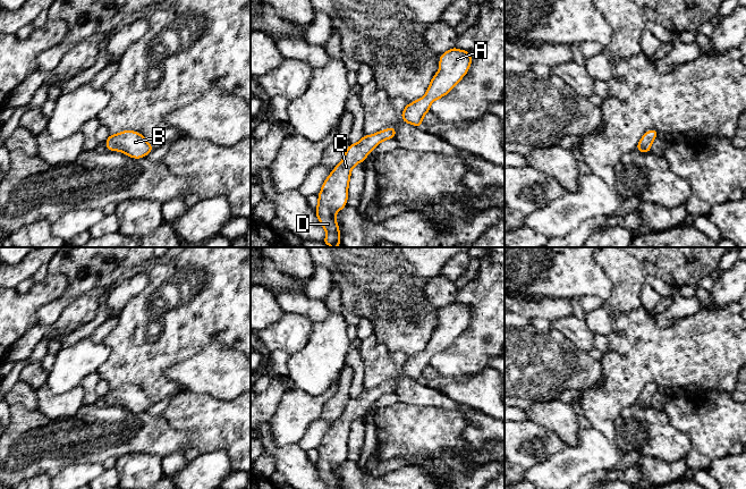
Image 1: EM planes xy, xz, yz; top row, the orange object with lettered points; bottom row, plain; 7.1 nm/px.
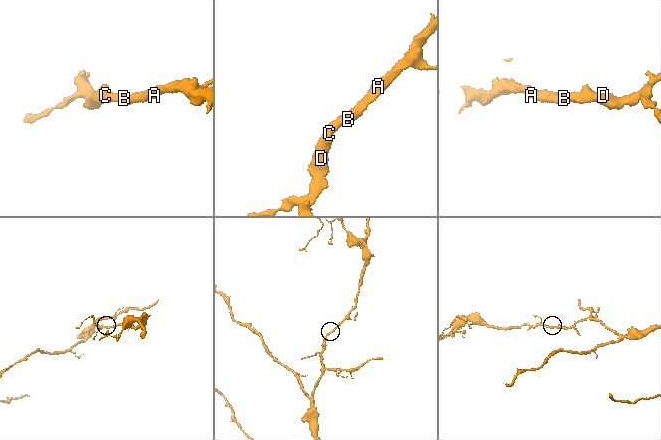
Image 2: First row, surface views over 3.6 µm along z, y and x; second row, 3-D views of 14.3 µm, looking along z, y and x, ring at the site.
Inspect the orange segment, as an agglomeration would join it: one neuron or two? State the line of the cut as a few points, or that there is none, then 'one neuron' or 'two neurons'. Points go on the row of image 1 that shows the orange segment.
cut none; one neuron

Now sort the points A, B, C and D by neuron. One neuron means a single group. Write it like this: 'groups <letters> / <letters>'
groups A B C D

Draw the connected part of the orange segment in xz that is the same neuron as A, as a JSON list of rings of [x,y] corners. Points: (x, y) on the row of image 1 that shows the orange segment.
[[[453,47],[441,54],[439,61],[440,68],[431,79],[425,95],[404,108],[402,121],[421,127],[422,118],[430,111],[431,103],[447,95],[467,74],[472,54]]]

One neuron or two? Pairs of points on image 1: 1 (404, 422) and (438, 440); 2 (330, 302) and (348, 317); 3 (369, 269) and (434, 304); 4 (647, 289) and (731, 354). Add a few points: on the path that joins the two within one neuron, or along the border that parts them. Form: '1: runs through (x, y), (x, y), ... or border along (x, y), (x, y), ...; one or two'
1: runs through (412, 430), (430, 436); one
2: runs through (335, 303), (345, 312); one
3: border along (426, 283), (425, 304), (438, 312); two
4: border along (642, 285), (641, 302), (647, 310), (652, 311); two

